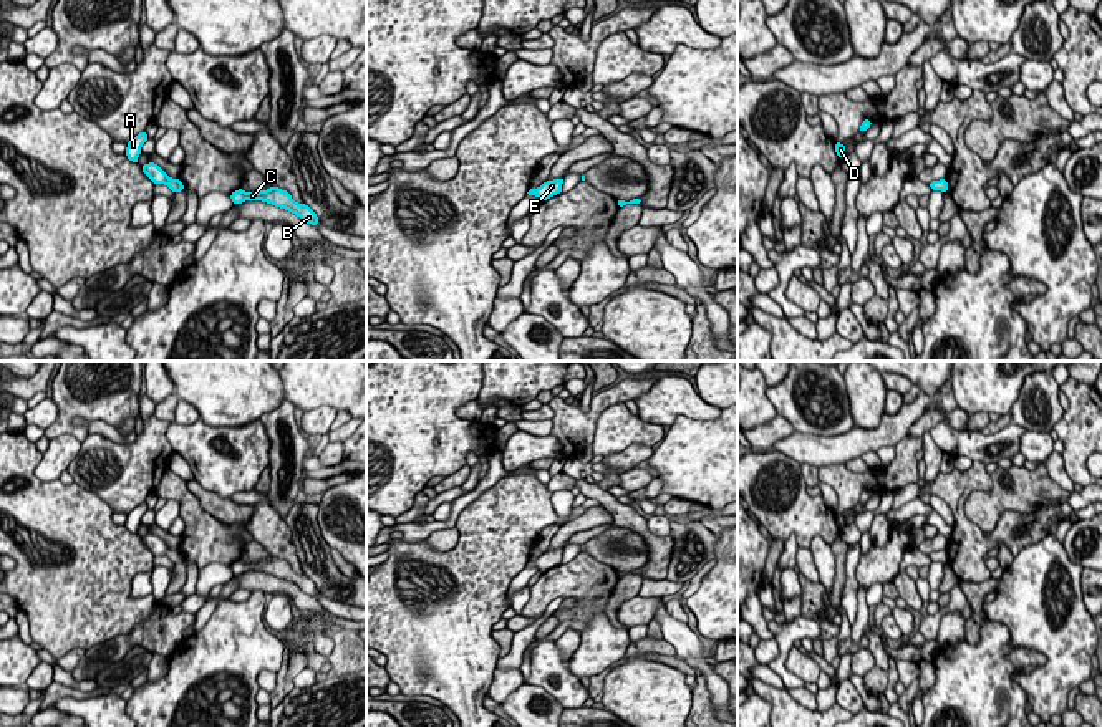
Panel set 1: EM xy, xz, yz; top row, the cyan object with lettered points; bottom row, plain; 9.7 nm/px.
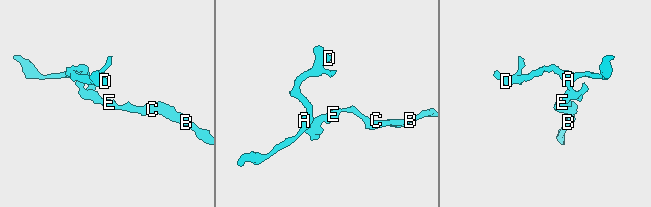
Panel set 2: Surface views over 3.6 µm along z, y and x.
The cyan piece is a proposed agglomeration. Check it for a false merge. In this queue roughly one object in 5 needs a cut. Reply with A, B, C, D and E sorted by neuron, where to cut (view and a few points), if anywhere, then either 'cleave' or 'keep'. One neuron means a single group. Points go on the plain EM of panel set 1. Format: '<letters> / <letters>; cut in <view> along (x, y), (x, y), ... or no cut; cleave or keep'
A B C D E; no cut; keep

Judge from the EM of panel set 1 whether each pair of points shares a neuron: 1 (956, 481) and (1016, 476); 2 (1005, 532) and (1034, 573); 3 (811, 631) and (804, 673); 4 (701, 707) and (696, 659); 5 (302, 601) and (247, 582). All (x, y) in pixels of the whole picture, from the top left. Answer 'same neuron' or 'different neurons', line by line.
1: different neurons
2: different neurons
3: different neurons
4: different neurons
5: same neuron

